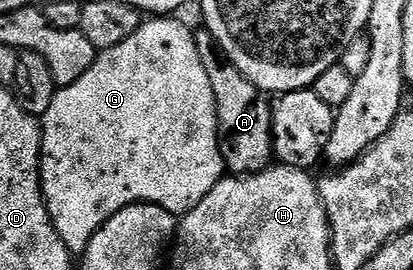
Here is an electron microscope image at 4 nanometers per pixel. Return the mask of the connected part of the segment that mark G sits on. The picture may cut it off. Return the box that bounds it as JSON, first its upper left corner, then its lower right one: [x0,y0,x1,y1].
[41,18,225,254]

